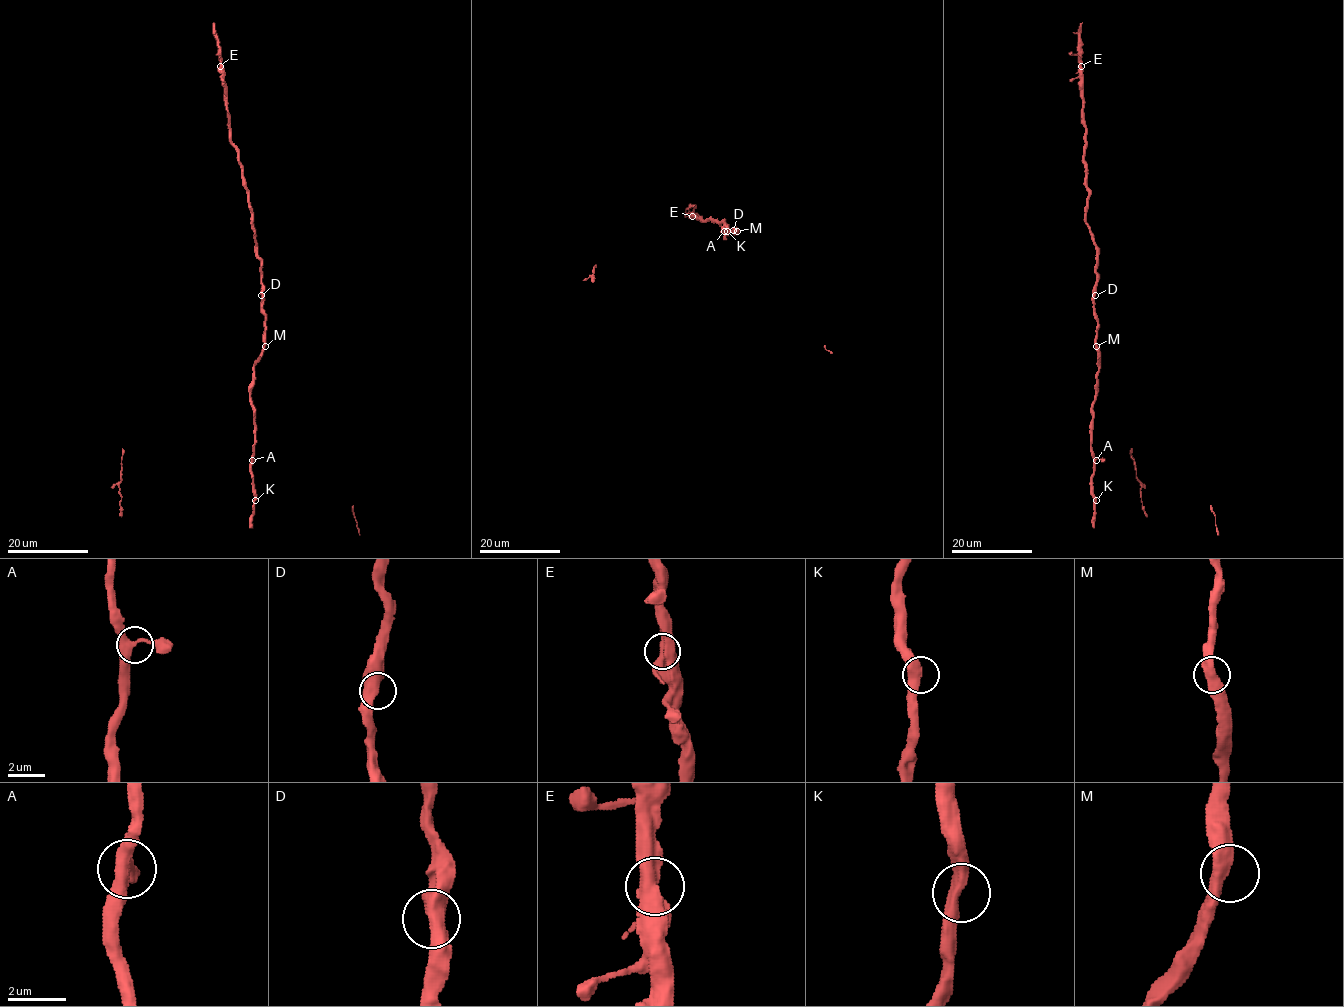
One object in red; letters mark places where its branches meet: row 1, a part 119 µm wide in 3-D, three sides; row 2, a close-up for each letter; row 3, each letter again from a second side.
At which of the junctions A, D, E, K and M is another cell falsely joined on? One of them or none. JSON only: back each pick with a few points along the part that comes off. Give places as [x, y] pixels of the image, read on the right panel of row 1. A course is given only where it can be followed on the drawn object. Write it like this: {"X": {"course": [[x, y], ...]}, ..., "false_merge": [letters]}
{"false_merge": []}

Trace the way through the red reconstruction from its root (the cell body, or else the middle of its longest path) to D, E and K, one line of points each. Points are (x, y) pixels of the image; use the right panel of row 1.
D: (1096, 345), (1095, 295)
E: (1096, 345), (1094, 285), (1097, 255), (1093, 234), (1086, 222), (1088, 189), (1084, 164), (1081, 66)
K: (1096, 345), (1098, 374), (1091, 425), (1092, 492), (1096, 500)

